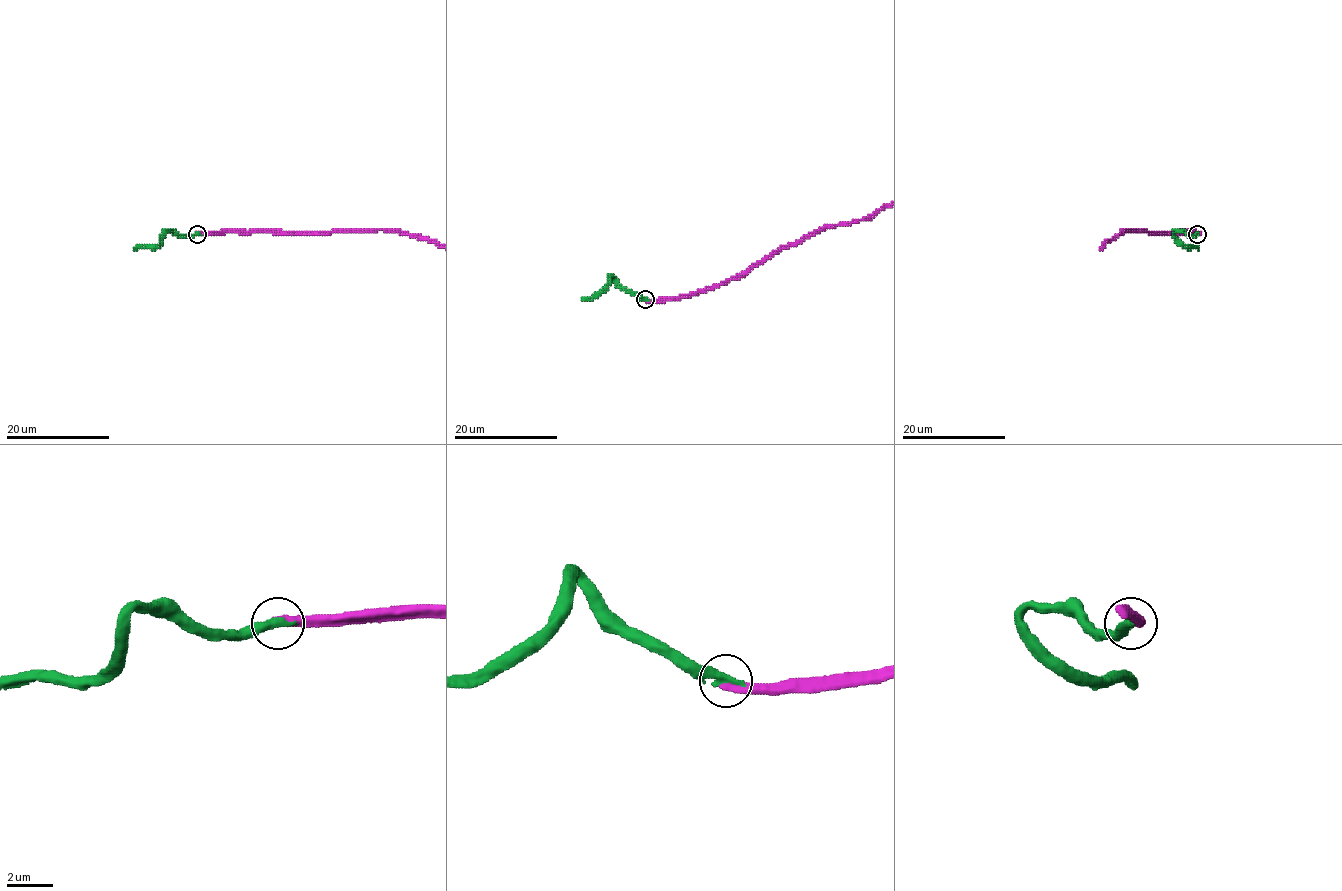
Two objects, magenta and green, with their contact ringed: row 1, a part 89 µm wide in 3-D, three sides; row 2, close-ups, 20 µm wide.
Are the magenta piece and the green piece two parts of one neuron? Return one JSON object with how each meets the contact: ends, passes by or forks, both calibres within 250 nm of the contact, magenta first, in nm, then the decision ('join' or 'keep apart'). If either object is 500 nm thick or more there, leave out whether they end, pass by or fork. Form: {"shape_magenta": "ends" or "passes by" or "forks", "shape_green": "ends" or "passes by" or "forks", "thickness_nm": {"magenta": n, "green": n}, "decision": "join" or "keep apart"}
{"shape_magenta": "ends", "shape_green": "ends", "thickness_nm": {"magenta": 460, "green": 420}, "decision": "join"}

